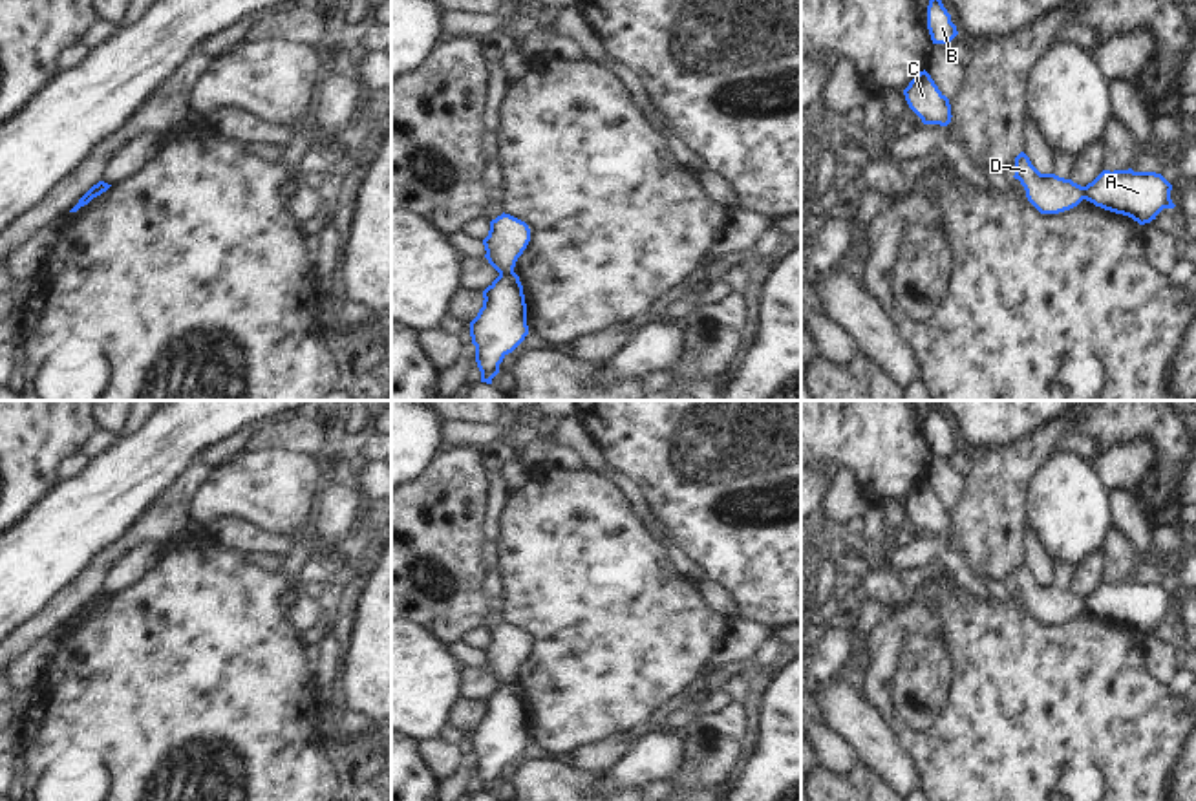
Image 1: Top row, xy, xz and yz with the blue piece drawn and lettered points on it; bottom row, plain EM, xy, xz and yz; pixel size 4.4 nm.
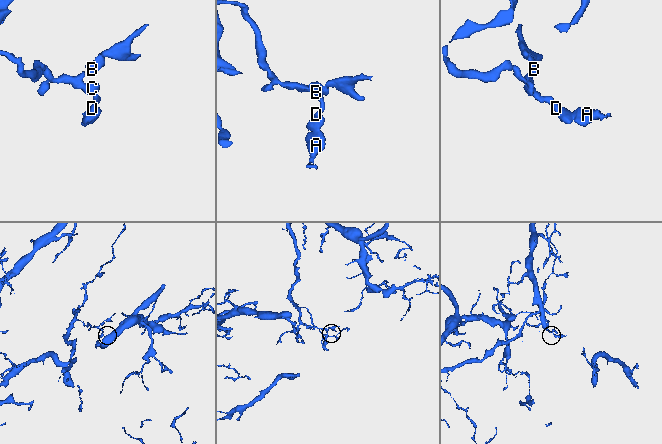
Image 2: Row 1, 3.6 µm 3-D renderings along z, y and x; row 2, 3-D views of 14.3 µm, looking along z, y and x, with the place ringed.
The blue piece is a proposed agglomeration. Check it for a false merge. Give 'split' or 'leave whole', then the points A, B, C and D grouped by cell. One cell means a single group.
split; groups A / B C D

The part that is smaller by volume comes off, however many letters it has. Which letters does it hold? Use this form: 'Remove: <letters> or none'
Remove: A

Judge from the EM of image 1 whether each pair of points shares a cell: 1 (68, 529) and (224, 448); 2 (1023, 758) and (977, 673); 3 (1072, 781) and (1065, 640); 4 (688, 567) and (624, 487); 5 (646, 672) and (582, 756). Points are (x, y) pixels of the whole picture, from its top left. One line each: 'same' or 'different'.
1: different
2: same
3: same
4: same
5: different

